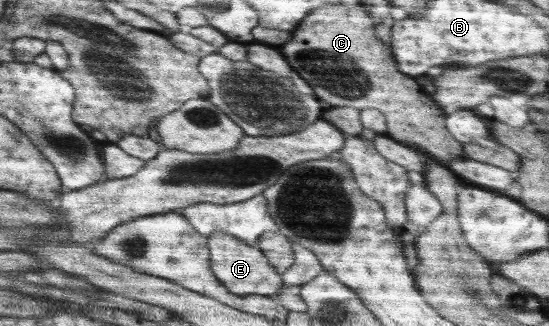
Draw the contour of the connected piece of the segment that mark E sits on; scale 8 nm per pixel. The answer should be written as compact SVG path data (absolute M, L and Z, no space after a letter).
M214 232L207 238L211 271L213 275L230 291L232 294L244 296L247 294L259 294L275 296L284 287L281 273L278 273L272 266L264 253L255 246L245 245L237 238L222 232Z

